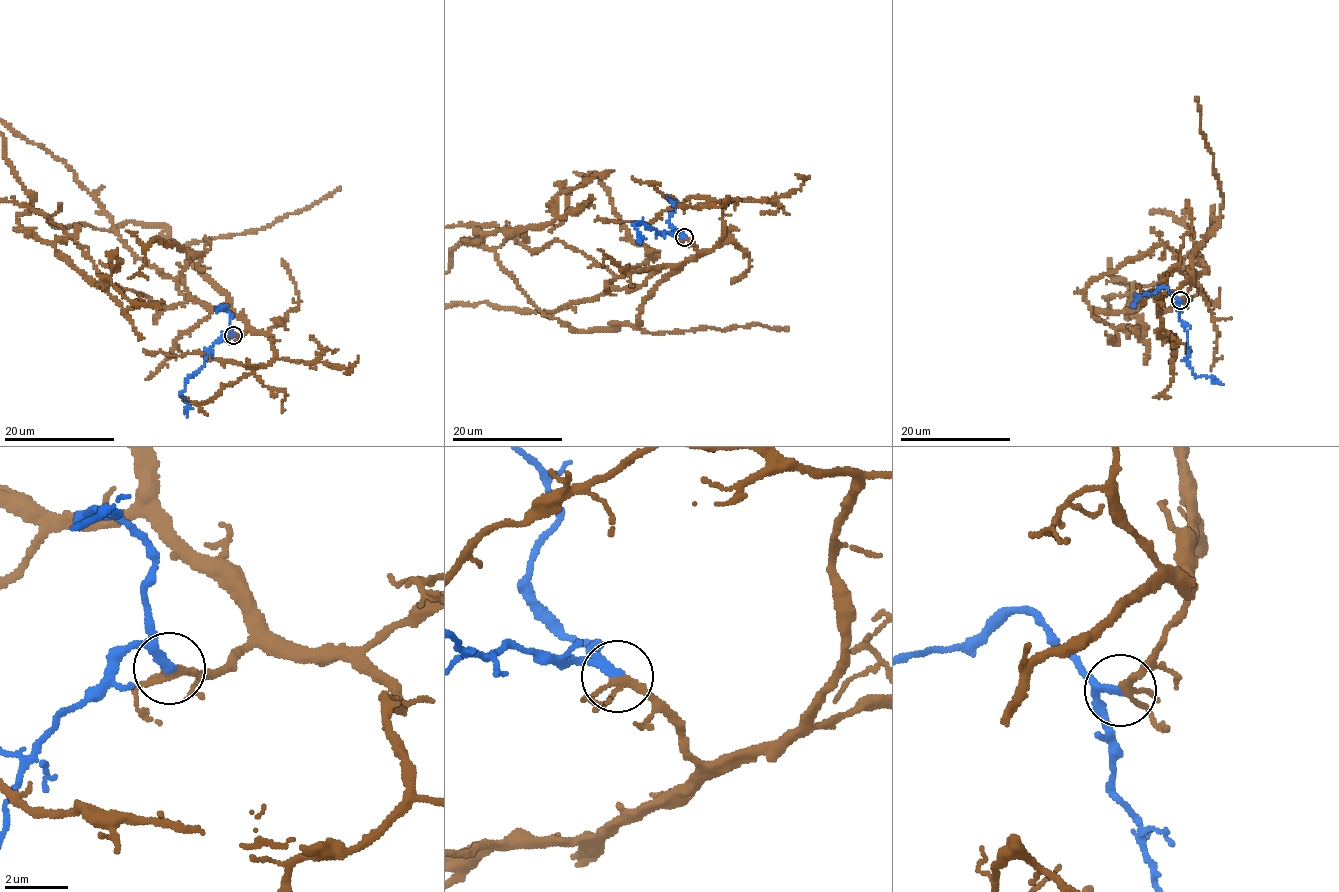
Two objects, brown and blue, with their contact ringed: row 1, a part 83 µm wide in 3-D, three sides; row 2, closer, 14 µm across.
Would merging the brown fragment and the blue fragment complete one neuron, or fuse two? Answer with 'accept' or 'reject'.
accept

